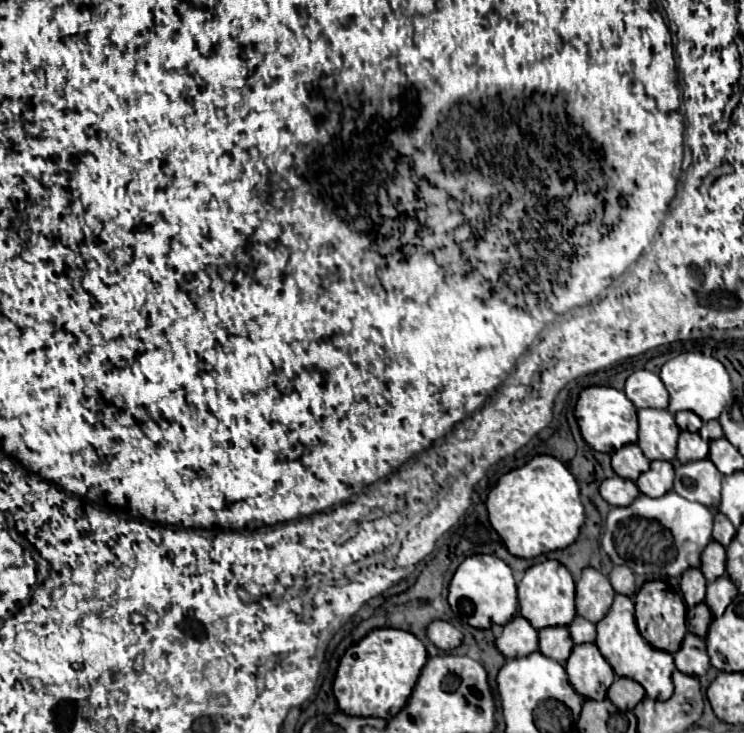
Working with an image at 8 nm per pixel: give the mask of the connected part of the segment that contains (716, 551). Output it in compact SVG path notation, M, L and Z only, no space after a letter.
M711 541L703 555L701 555L701 573L705 575L705 579L711 583L717 577L725 575L725 547L719 545L717 541Z

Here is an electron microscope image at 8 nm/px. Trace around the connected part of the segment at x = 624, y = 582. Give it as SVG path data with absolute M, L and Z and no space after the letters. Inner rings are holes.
M613 567L611 575L609 575L609 581L615 589L615 593L621 593L621 595L627 595L627 597L633 597L635 595L635 575L631 569L627 567Z

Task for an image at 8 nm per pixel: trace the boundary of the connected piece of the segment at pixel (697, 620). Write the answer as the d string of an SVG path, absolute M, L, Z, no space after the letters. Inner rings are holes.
M699 603L699 605L691 607L687 611L687 627L689 627L689 633L695 633L697 637L705 637L711 619L713 619L713 615L707 609L705 603Z

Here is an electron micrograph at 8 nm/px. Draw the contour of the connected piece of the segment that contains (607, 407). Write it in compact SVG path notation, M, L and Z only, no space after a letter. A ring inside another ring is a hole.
M587 387L577 401L577 425L589 447L601 453L615 453L627 443L637 441L637 409L623 391L613 387Z

